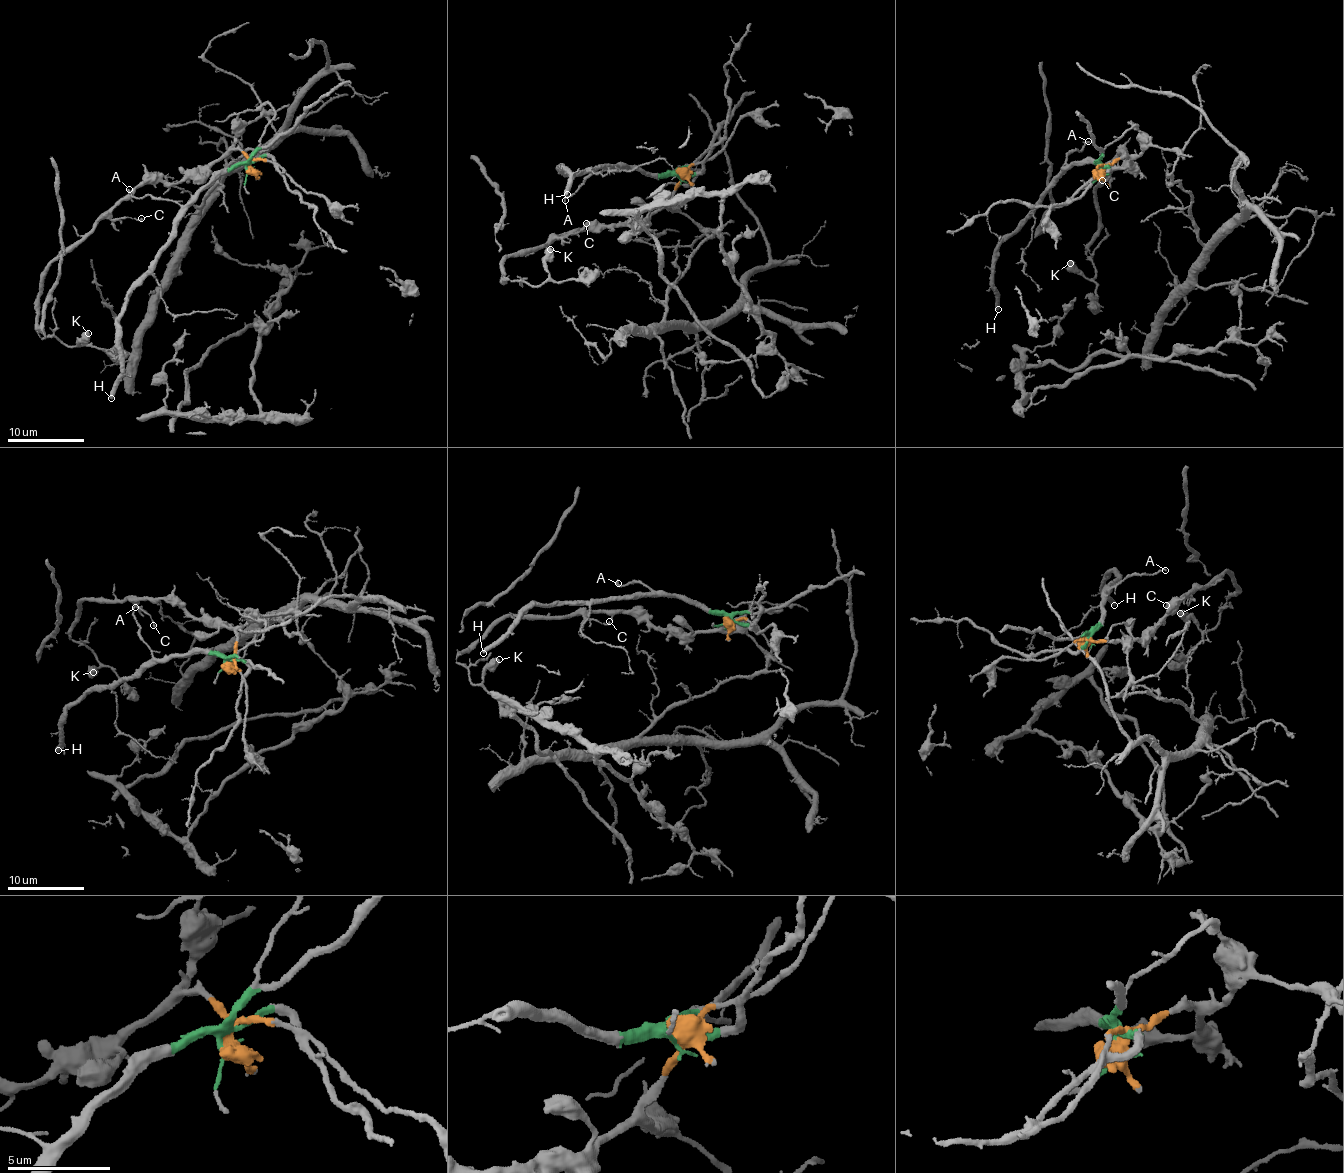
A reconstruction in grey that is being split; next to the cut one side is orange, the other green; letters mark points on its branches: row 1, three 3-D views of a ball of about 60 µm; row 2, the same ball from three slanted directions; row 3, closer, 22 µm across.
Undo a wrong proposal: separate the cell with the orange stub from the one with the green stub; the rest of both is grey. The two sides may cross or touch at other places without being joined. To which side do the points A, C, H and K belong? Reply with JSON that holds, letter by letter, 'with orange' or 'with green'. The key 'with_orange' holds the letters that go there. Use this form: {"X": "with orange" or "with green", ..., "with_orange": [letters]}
{"A": "with green", "C": "with orange", "H": "with green", "K": "with orange", "with_orange": ["C", "K"]}

